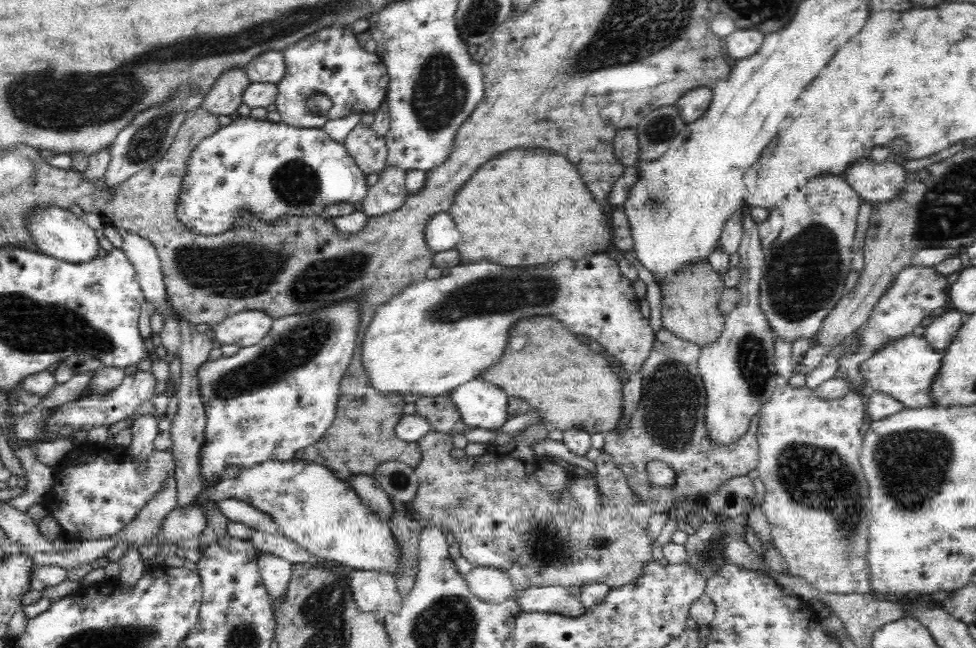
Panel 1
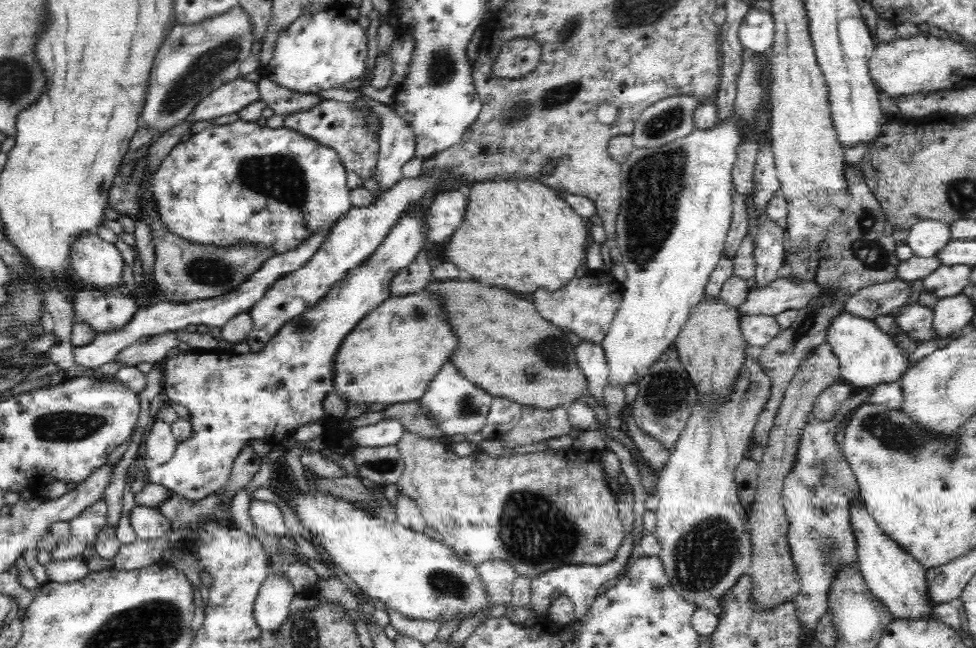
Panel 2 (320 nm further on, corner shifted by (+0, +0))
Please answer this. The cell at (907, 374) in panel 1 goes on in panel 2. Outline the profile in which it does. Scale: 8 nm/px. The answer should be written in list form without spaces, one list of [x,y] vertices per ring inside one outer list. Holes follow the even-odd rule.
[[[842,312],[833,318],[827,330],[825,343],[839,360],[841,379],[856,382],[854,386],[874,386],[900,380],[908,368],[908,358],[898,350],[886,332],[865,318]]]

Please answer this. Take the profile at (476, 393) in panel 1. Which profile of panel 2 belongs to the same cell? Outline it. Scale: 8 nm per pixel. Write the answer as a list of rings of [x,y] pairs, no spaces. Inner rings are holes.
[[[450,362],[440,368],[432,382],[428,382],[427,389],[418,400],[424,414],[440,426],[444,436],[449,437],[480,431],[487,420],[492,401],[491,394],[460,375]]]

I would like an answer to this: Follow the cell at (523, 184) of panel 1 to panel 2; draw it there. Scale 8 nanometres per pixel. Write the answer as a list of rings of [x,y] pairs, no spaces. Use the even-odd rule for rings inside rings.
[[[532,177],[496,178],[473,183],[470,188],[464,189],[464,193],[467,202],[464,220],[448,238],[446,246],[446,258],[458,267],[458,278],[469,278],[482,286],[500,287],[508,292],[528,295],[530,292],[534,294],[536,286],[542,286],[547,291],[560,290],[575,277],[576,268],[585,262],[586,244],[589,244],[586,222],[548,185]]]

